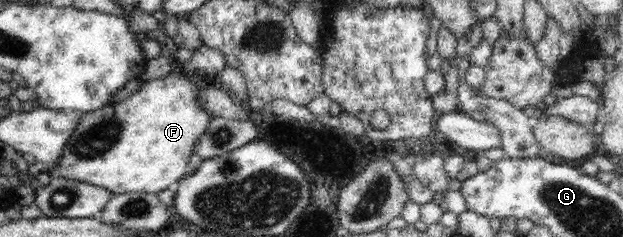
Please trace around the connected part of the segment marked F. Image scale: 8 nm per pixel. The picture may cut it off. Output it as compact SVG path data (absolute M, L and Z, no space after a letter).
M174 67L170 75L162 79L142 81L140 89L130 97L82 114L66 147L62 149L62 159L51 174L74 182L90 183L115 195L137 192L158 194L175 188L178 181L186 177L186 166L195 154L194 144L202 139L212 117L197 101L202 85L199 79L185 76L180 68Z

